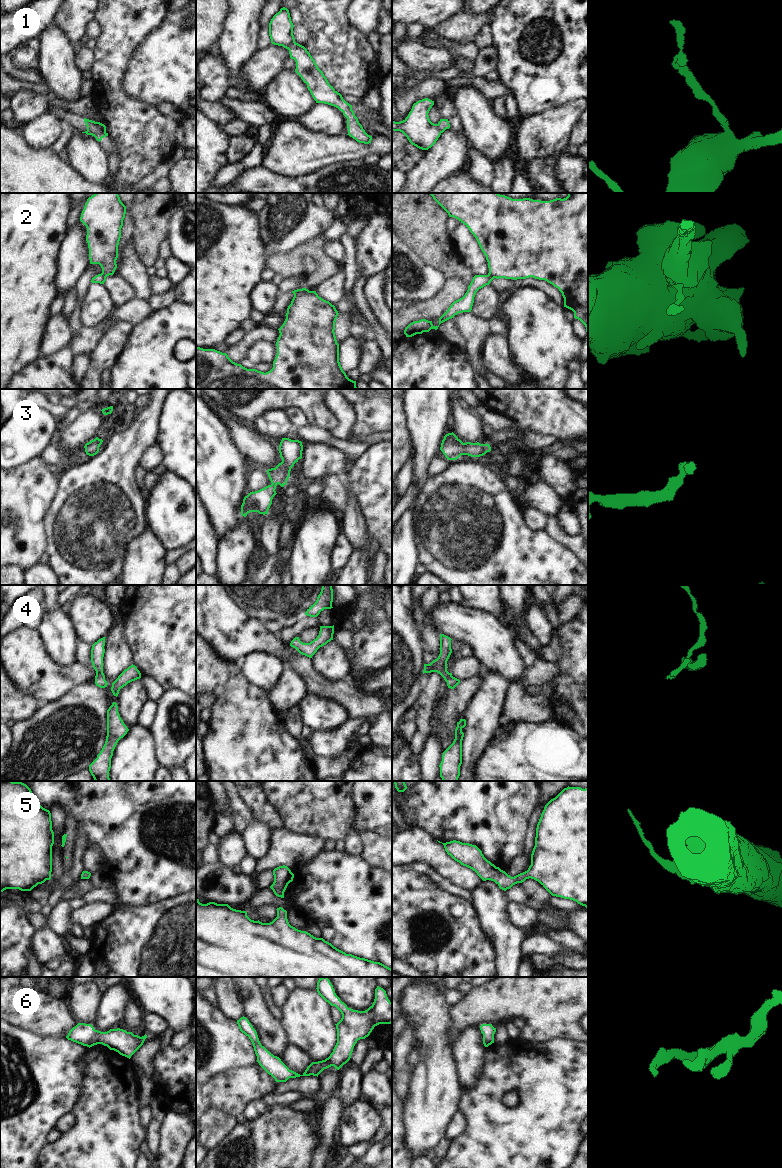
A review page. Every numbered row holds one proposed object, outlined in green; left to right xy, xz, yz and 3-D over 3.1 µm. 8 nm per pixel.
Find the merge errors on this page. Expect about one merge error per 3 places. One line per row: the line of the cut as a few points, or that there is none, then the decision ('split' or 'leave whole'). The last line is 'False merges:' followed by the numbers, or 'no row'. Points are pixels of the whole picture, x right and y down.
1: cut in xy along (87, 130), (90, 133), (105, 133); split
2: cut in yz along (488, 273), (493, 278); split
3: no cut; leave whole
4: no cut; leave whole
5: no cut; leave whole
6: no cut; leave whole
False merges: 1, 2

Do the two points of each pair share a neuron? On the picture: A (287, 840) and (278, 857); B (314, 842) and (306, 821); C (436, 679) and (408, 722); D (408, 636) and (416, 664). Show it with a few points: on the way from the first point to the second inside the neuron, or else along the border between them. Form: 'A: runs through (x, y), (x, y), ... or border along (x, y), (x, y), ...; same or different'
A: runs through (287, 844), (287, 848), (282, 853); same
B: border along (290, 829), (302, 835), (318, 835), (325, 839); different
C: border along (416, 702), (417, 718), (414, 731); different
D: runs through (408, 643), (409, 657); same

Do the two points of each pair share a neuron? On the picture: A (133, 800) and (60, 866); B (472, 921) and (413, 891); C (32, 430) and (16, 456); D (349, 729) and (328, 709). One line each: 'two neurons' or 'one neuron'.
A: two neurons
B: one neuron
C: one neuron
D: two neurons

